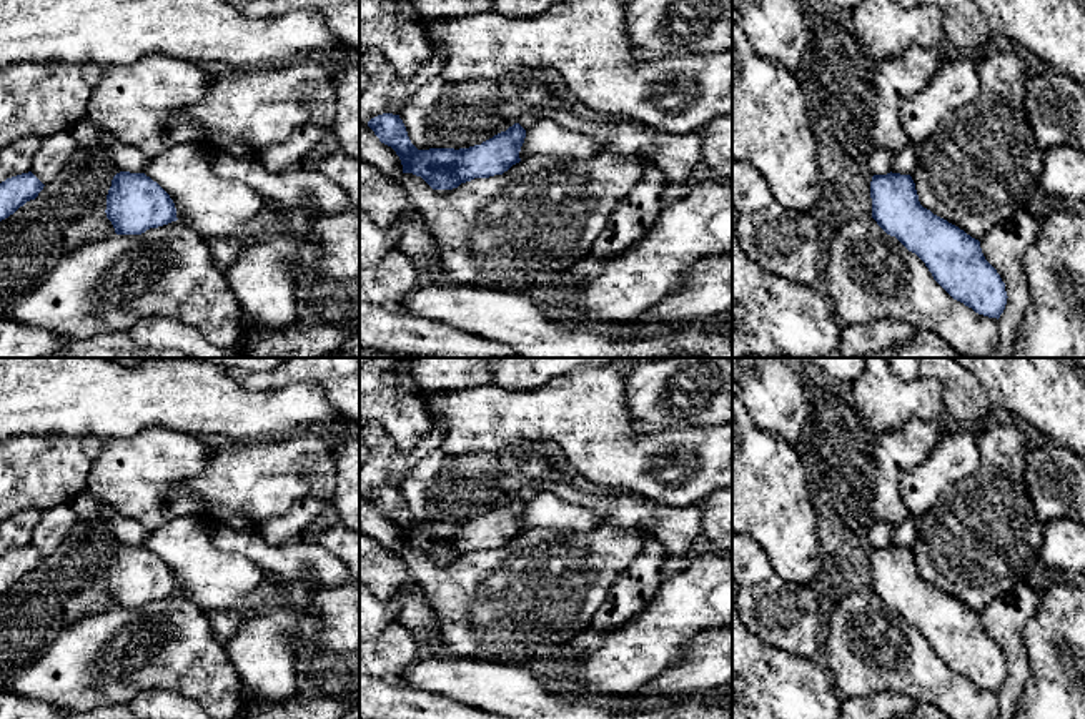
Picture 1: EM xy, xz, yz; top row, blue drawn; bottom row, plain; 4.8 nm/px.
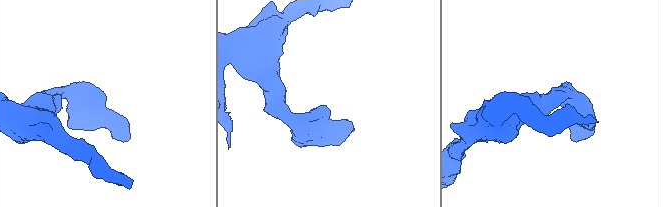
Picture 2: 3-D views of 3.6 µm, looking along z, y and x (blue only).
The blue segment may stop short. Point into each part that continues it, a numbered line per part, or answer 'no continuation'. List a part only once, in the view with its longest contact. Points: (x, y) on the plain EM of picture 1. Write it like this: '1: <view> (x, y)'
no continuation

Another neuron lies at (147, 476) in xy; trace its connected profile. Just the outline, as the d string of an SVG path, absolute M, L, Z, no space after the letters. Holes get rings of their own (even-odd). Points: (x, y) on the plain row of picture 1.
M150 426L125 439L107 439L85 491L120 514L135 518L146 531L183 516L210 519L210 506L196 498L190 481L206 469L211 451L195 434L160 426Z

